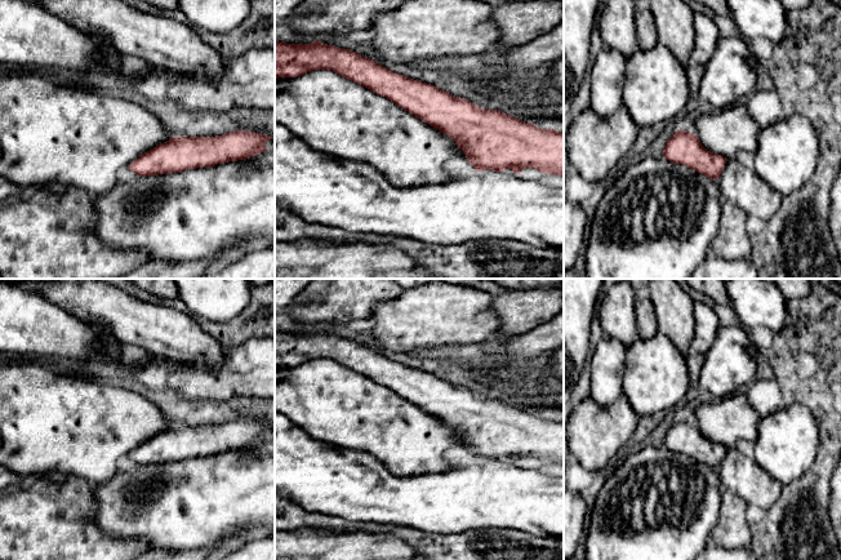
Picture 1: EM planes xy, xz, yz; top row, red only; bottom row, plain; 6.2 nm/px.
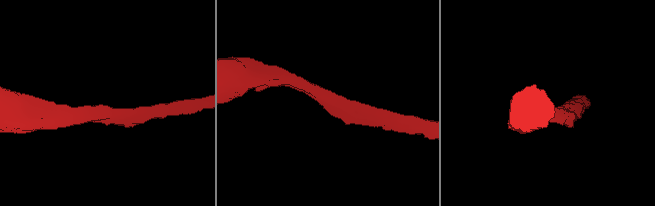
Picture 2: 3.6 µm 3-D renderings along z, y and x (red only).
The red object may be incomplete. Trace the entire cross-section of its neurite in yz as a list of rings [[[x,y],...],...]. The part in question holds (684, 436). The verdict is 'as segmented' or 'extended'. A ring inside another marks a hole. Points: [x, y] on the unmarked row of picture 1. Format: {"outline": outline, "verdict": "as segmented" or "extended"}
{"outline": [[[676,419],[663,437],[663,445],[713,470],[724,461],[726,446],[706,439],[695,422]]], "verdict": "as segmented"}

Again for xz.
{"outline": [[[275,330],[275,368],[297,366],[313,359],[331,359],[348,369],[370,378],[375,383],[386,386],[402,399],[439,418],[455,431],[455,434],[464,441],[467,450],[477,461],[504,461],[506,458],[512,458],[515,463],[520,463],[522,458],[533,457],[543,463],[564,465],[564,422],[547,417],[539,418],[533,412],[520,410],[499,399],[481,397],[468,388],[454,386],[437,375],[393,361],[373,348],[348,338],[328,334],[320,330],[312,330],[311,333],[286,333]]], "verdict": "as segmented"}

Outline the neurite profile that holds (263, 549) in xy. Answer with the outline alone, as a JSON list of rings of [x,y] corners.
[[[275,534],[248,541],[239,550],[214,560],[275,560]]]

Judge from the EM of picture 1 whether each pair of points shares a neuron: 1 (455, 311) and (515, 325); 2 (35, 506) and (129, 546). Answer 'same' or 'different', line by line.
1: different
2: same

